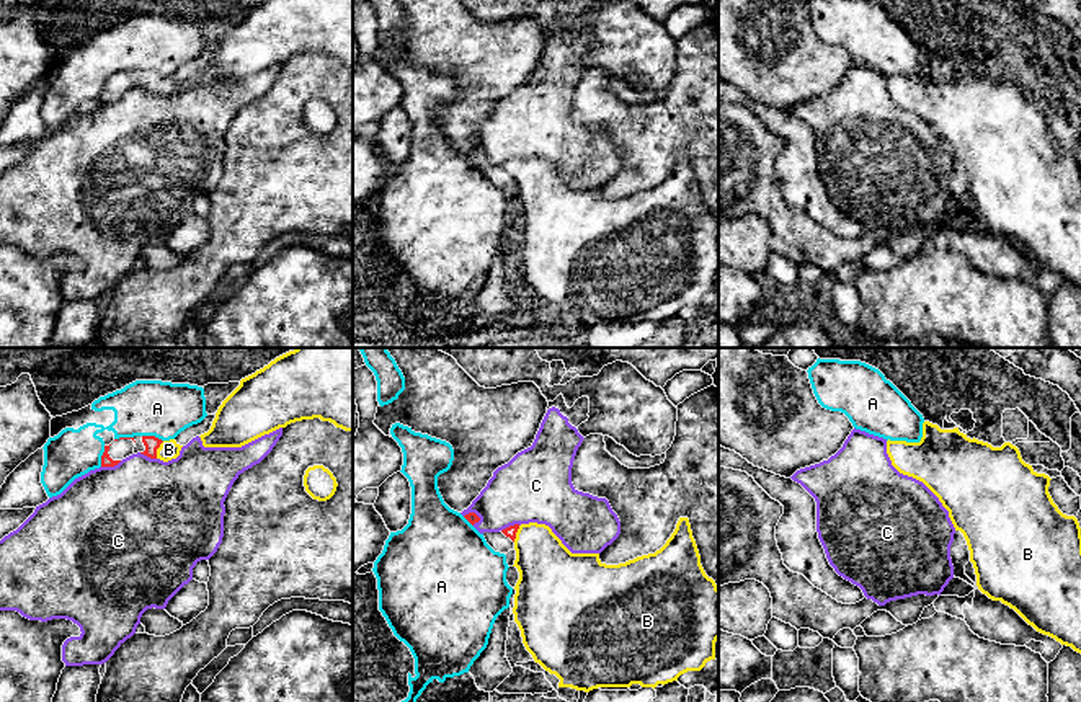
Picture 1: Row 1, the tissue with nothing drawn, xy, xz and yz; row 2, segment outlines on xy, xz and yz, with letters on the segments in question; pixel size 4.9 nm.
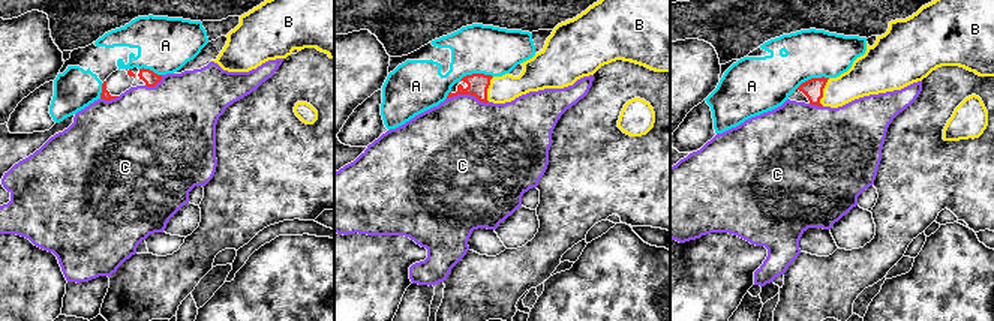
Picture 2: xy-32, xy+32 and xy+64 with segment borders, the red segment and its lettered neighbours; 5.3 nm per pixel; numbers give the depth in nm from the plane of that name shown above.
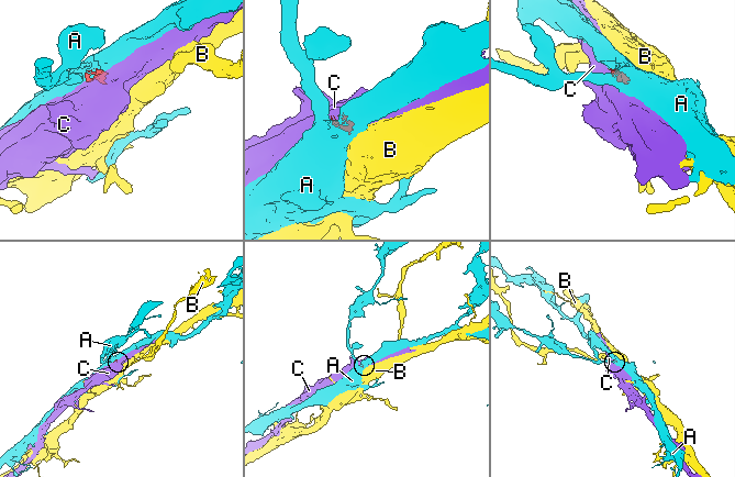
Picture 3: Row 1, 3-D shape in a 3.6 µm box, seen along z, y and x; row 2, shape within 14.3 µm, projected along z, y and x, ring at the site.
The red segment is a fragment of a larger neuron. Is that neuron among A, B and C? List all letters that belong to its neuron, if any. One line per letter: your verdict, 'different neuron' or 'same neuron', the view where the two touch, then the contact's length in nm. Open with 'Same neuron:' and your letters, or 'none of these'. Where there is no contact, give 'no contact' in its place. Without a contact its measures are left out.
Same neuron: B
A: different neuron; contact in xy; length 110 nm
B: same neuron; contact in xy; length 100 nm
C: different neuron; contact in xy; length 110 nm

